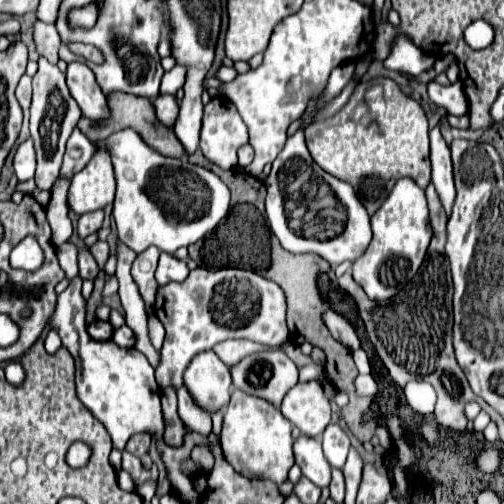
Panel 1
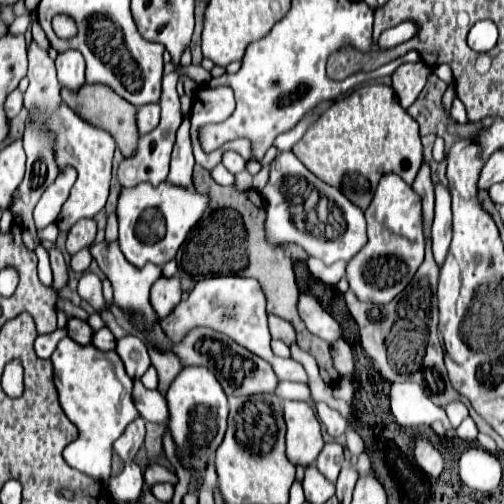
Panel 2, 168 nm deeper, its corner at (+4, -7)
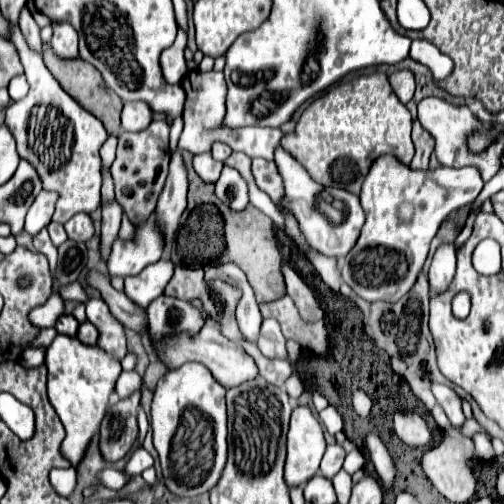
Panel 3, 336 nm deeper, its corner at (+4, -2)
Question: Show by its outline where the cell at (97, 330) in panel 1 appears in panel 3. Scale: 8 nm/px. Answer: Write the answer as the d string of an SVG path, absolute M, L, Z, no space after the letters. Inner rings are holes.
M64 314L60 316L60 320L56 322L56 330L58 334L66 334L66 336L76 336L78 334L78 320L72 314Z

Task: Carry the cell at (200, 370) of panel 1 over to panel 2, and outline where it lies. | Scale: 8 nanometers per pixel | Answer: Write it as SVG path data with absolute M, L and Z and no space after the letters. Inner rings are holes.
M184 367L182 373L170 383L166 391L168 403L168 431L176 445L176 455L184 469L192 473L190 485L194 491L200 489L200 479L210 463L214 463L214 453L224 439L226 419L228 419L228 399L208 367Z

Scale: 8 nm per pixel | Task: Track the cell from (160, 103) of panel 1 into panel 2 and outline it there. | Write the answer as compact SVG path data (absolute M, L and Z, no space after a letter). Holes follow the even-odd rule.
M150 103L150 105L138 107L136 127L138 127L140 135L150 133L158 125L158 121L160 121L160 105L158 103Z

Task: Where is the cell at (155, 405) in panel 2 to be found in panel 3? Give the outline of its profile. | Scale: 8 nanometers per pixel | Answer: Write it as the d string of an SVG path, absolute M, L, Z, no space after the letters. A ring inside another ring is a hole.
M122 372L116 382L116 396L126 398L138 392L140 388L142 388L142 378L138 372Z

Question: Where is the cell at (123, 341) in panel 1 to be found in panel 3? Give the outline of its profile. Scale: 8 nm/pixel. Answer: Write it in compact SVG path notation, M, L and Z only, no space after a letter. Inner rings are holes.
M84 322L84 324L80 324L76 338L80 342L84 342L84 344L96 346L96 342L98 342L98 330L96 330L96 326L92 322Z

